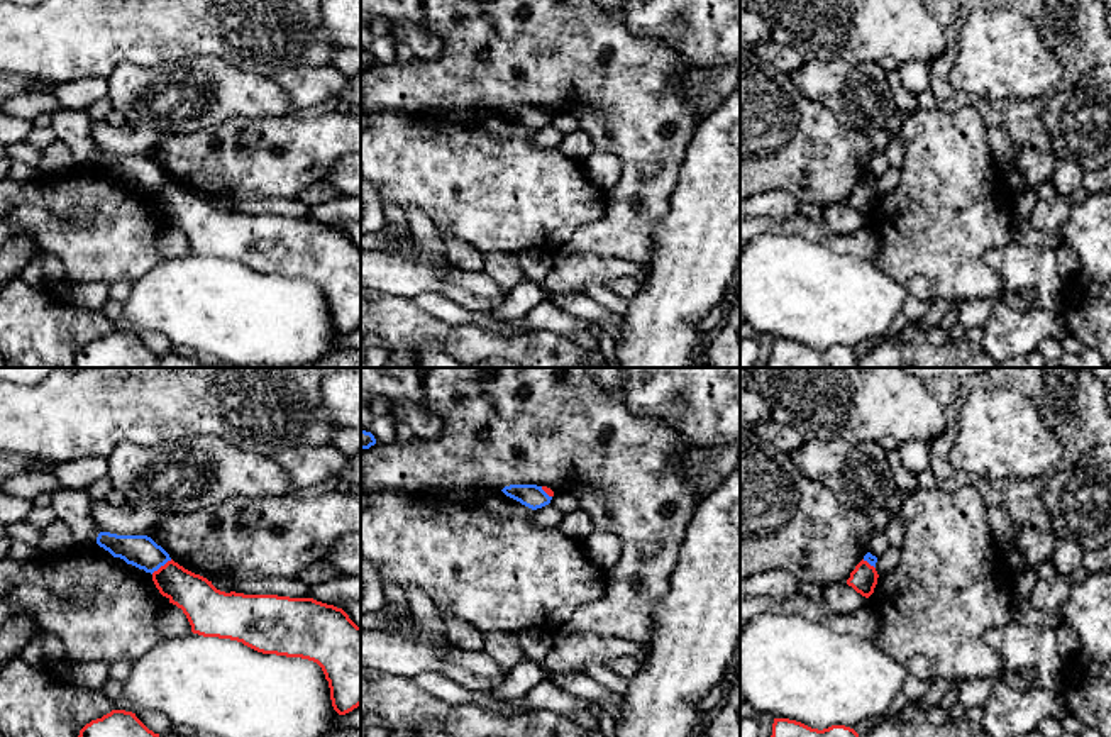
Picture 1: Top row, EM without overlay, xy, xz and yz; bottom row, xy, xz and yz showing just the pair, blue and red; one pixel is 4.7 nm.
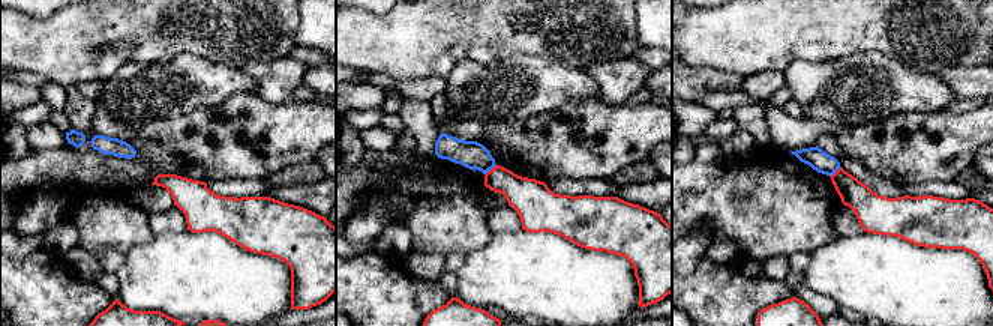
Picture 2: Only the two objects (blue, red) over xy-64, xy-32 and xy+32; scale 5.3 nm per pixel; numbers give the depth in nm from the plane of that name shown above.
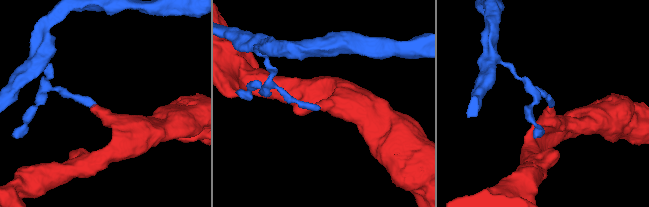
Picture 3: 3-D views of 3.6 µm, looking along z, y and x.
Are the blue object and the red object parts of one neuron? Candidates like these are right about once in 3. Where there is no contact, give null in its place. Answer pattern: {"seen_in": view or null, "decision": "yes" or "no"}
{"seen_in": "xy", "decision": "no"}

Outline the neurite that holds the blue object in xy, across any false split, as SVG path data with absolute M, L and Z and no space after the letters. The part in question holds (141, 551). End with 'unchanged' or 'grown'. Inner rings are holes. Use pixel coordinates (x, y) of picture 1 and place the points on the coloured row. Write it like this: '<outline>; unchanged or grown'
M100 532L97 544L113 557L120 557L127 564L151 574L171 561L169 554L147 535L117 535Z; unchanged

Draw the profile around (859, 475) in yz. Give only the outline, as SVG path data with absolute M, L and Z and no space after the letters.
M806 441L791 457L806 478L832 490L840 503L867 515L886 508L898 491L887 452L877 441Z

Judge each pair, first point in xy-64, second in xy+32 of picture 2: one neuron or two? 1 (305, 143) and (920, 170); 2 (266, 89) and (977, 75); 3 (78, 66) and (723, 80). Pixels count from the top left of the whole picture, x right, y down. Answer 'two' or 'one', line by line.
1: one
2: one
3: two

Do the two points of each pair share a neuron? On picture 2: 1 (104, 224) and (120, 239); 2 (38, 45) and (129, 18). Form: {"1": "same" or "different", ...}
{"1": "same", "2": "same"}

